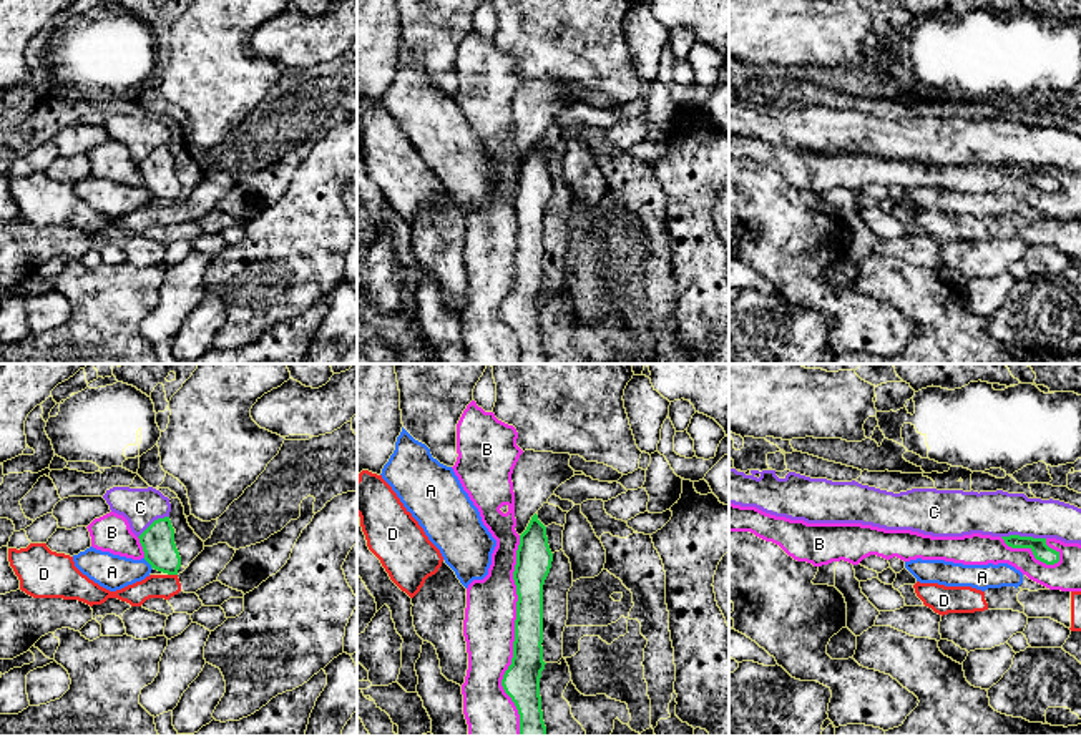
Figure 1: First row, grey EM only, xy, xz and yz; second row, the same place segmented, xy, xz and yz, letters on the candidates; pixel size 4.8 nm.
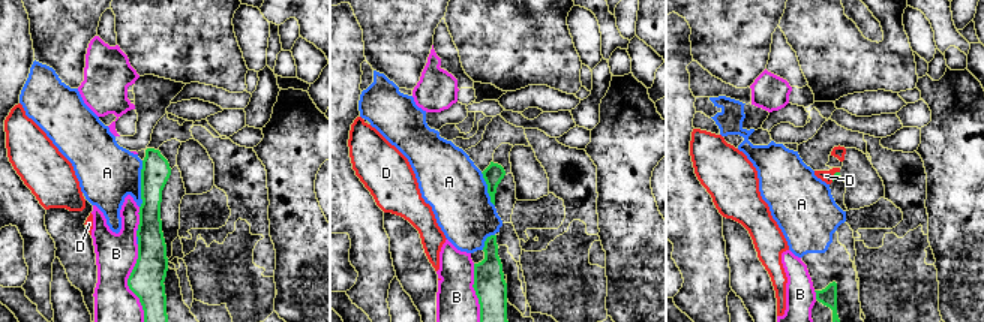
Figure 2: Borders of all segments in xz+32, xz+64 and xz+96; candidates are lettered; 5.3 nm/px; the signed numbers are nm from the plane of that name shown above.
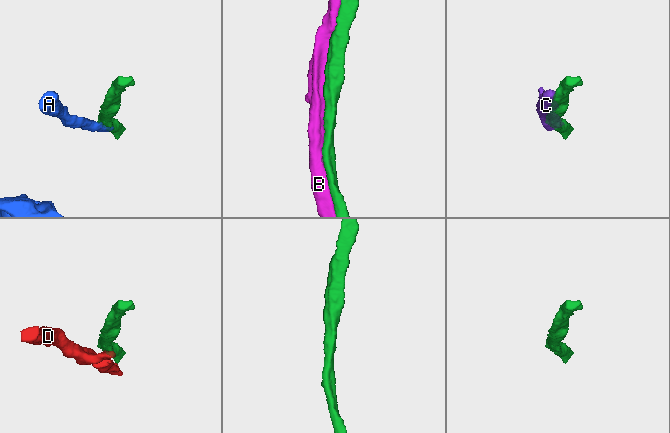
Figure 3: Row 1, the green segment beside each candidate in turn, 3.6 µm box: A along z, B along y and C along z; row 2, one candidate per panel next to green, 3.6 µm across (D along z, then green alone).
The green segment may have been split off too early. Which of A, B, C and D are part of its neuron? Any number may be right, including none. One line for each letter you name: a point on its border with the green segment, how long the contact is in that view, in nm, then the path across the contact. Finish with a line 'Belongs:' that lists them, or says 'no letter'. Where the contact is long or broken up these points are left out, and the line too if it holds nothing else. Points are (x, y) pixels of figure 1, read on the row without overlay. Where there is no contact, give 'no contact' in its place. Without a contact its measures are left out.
Belongs: no letter

